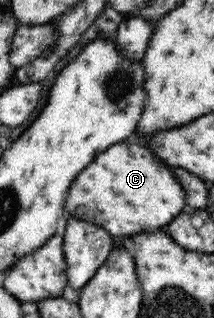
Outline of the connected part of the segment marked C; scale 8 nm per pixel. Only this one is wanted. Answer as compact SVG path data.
M130 140L109 146L105 152L98 154L94 161L86 166L76 178L64 204L64 216L86 219L97 226L102 226L113 237L123 237L144 233L145 231L160 230L170 224L184 211L186 196L174 174L158 160L146 146L142 148L137 141Z

